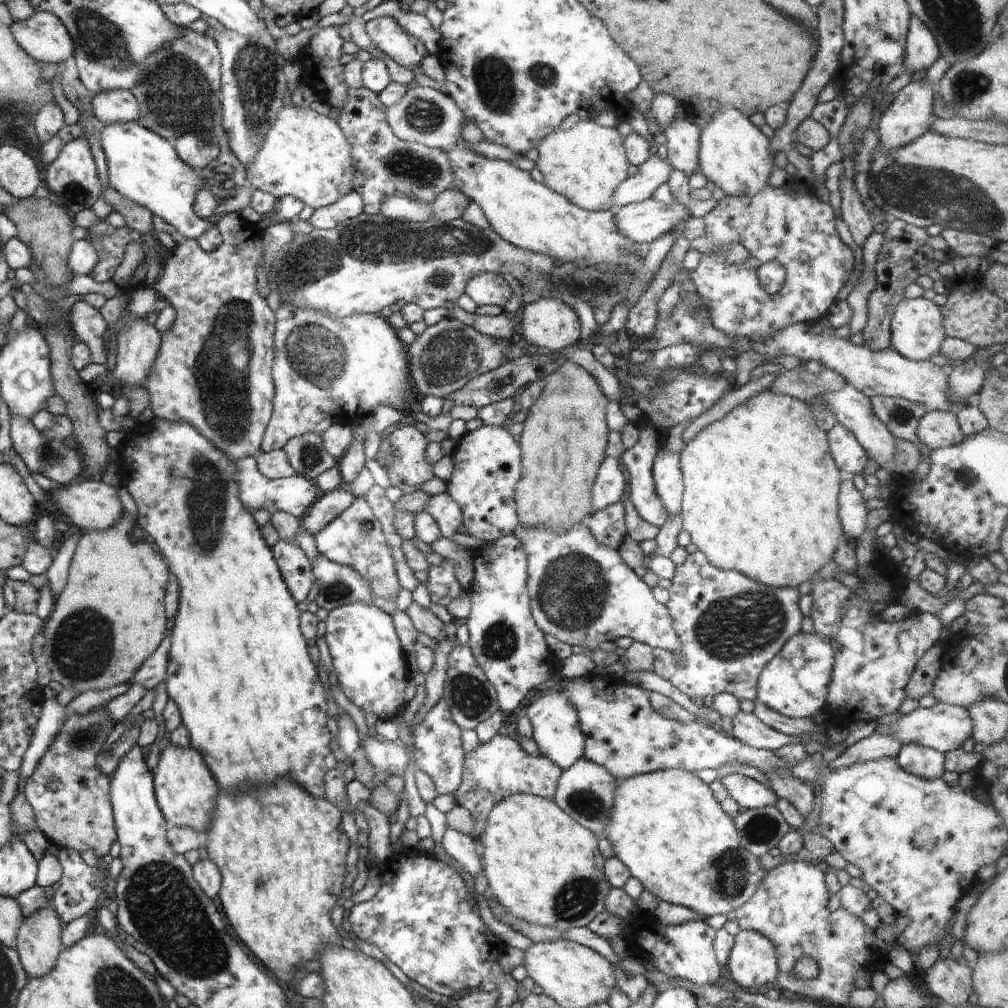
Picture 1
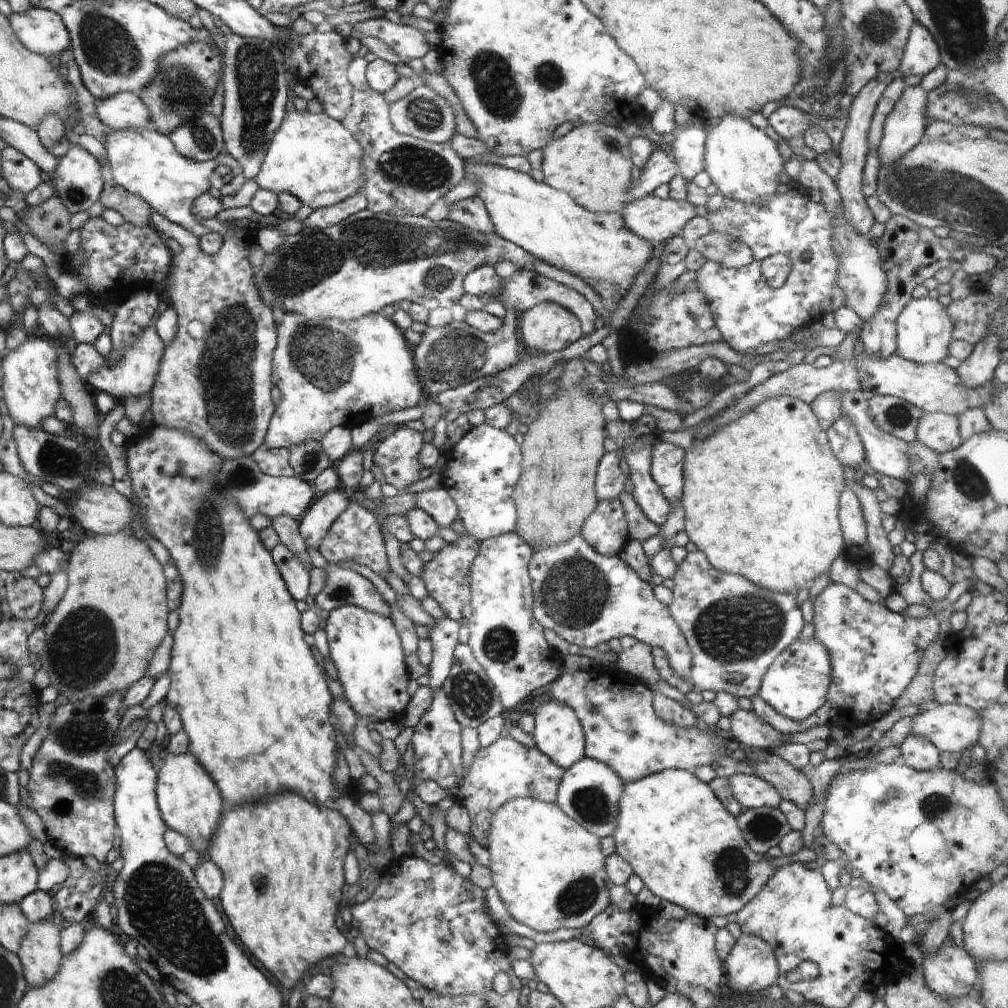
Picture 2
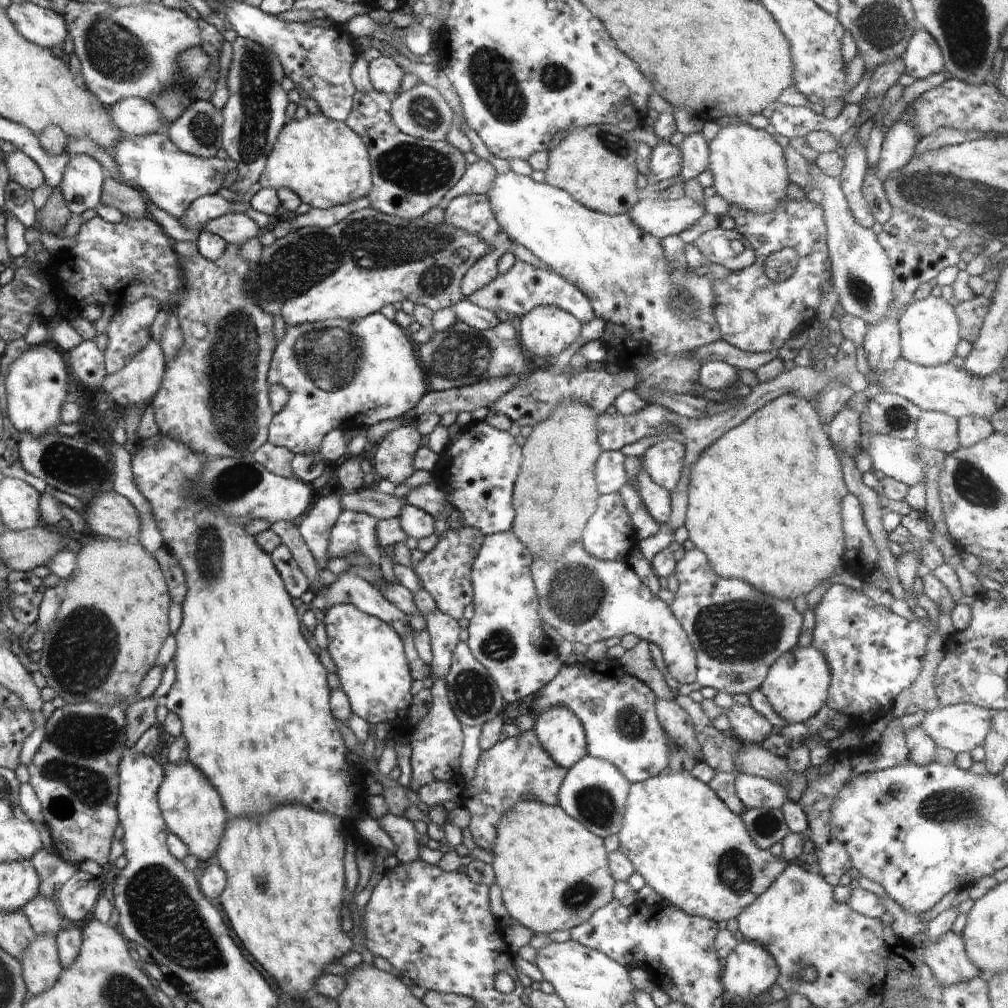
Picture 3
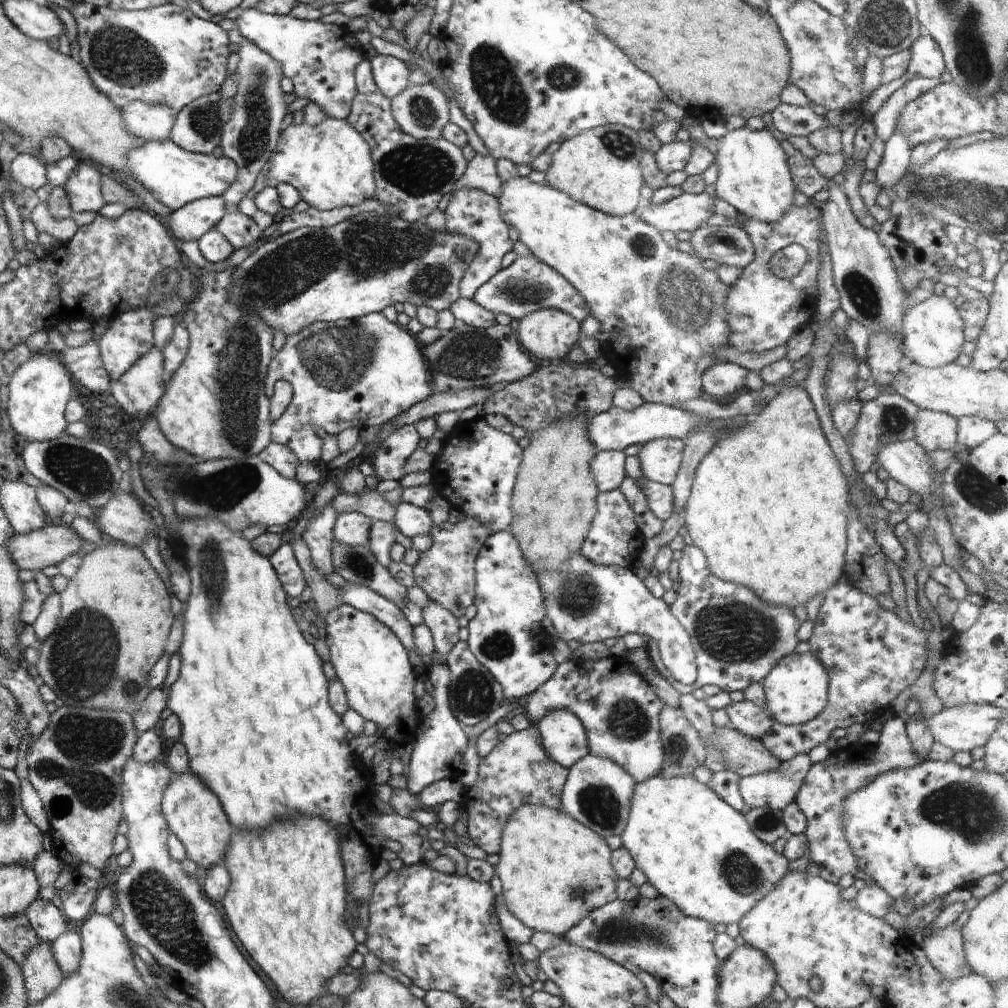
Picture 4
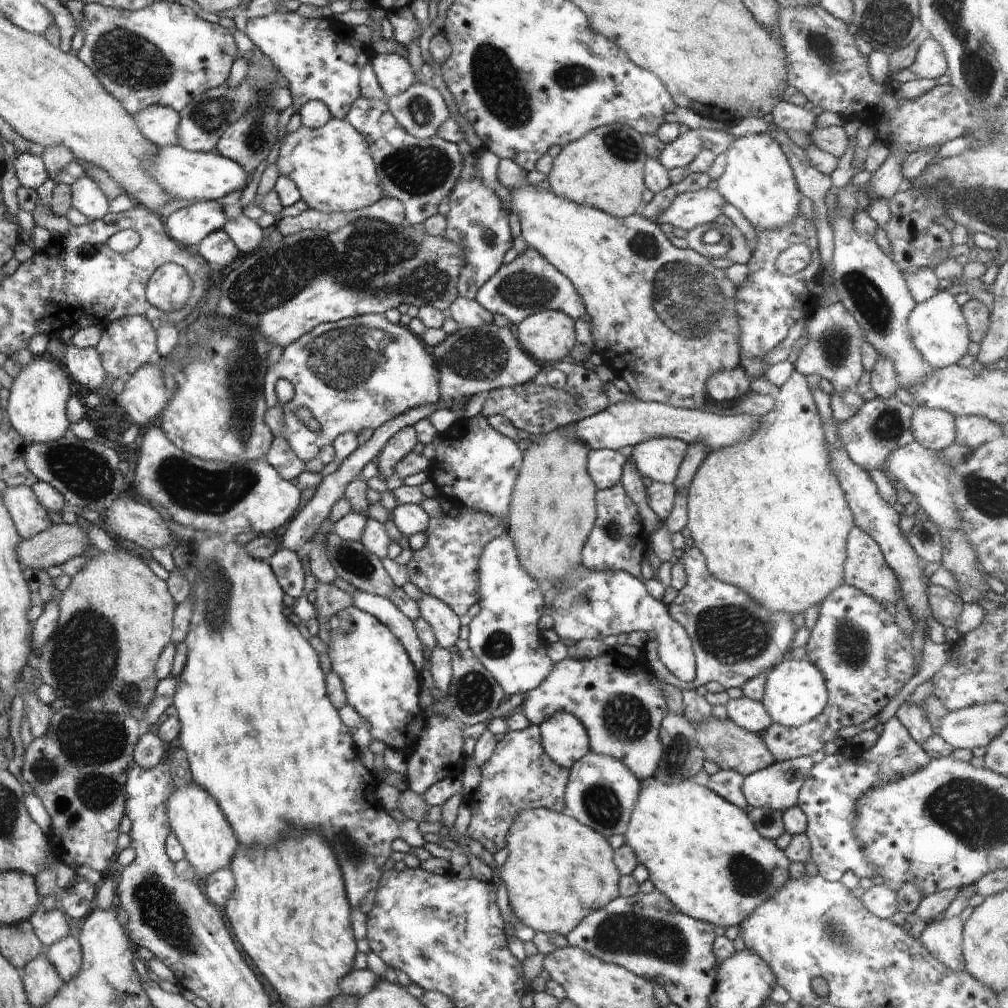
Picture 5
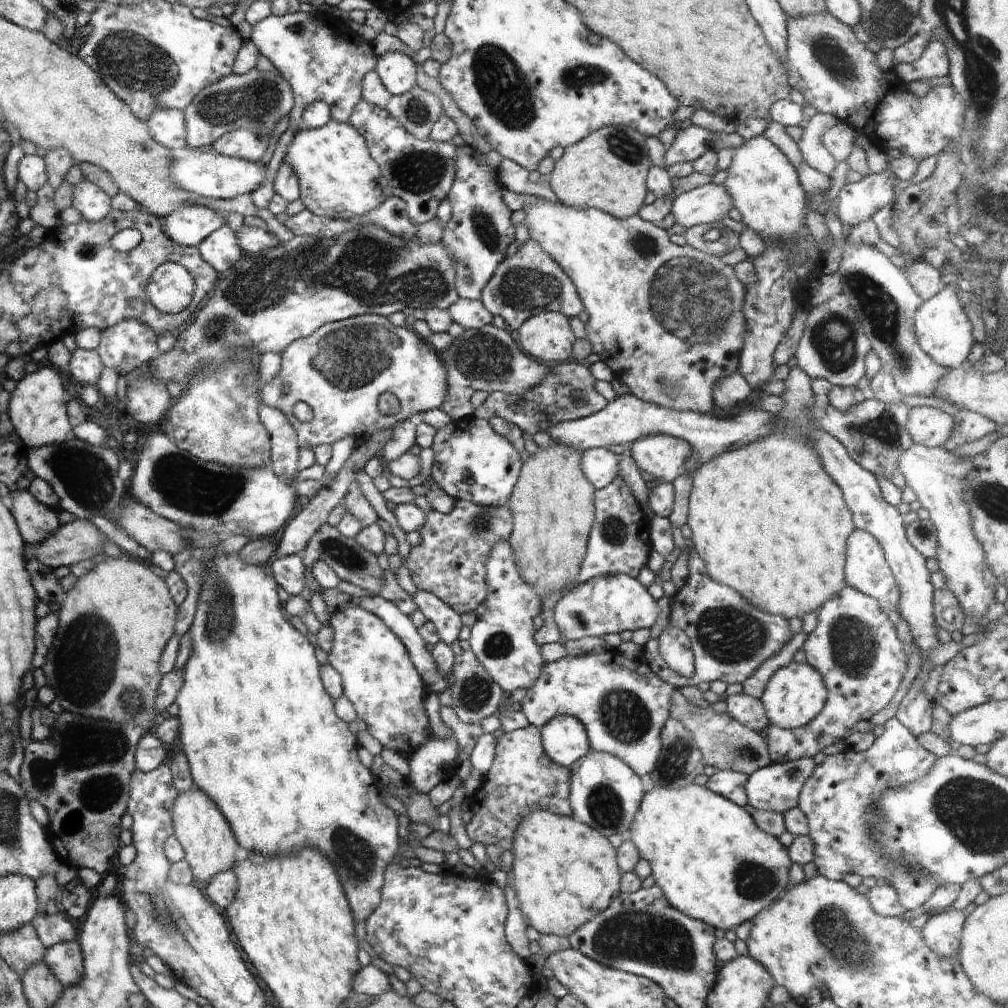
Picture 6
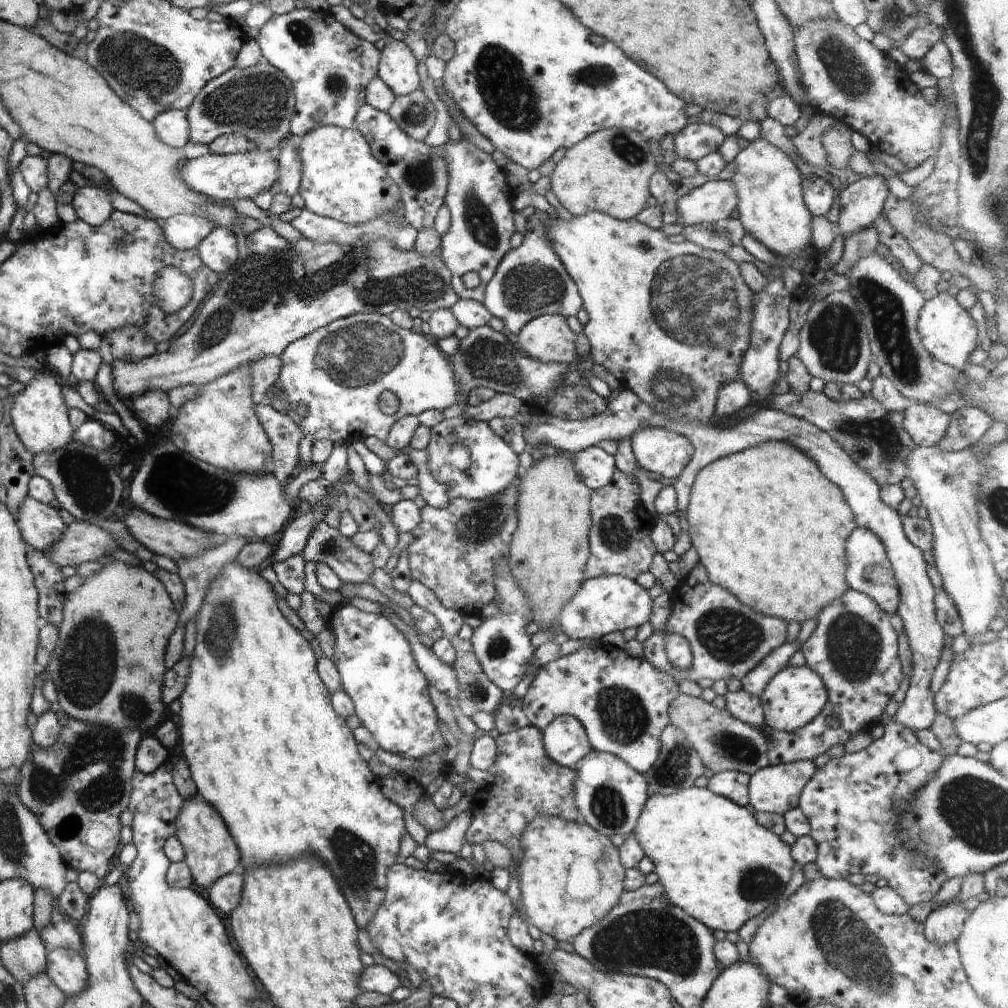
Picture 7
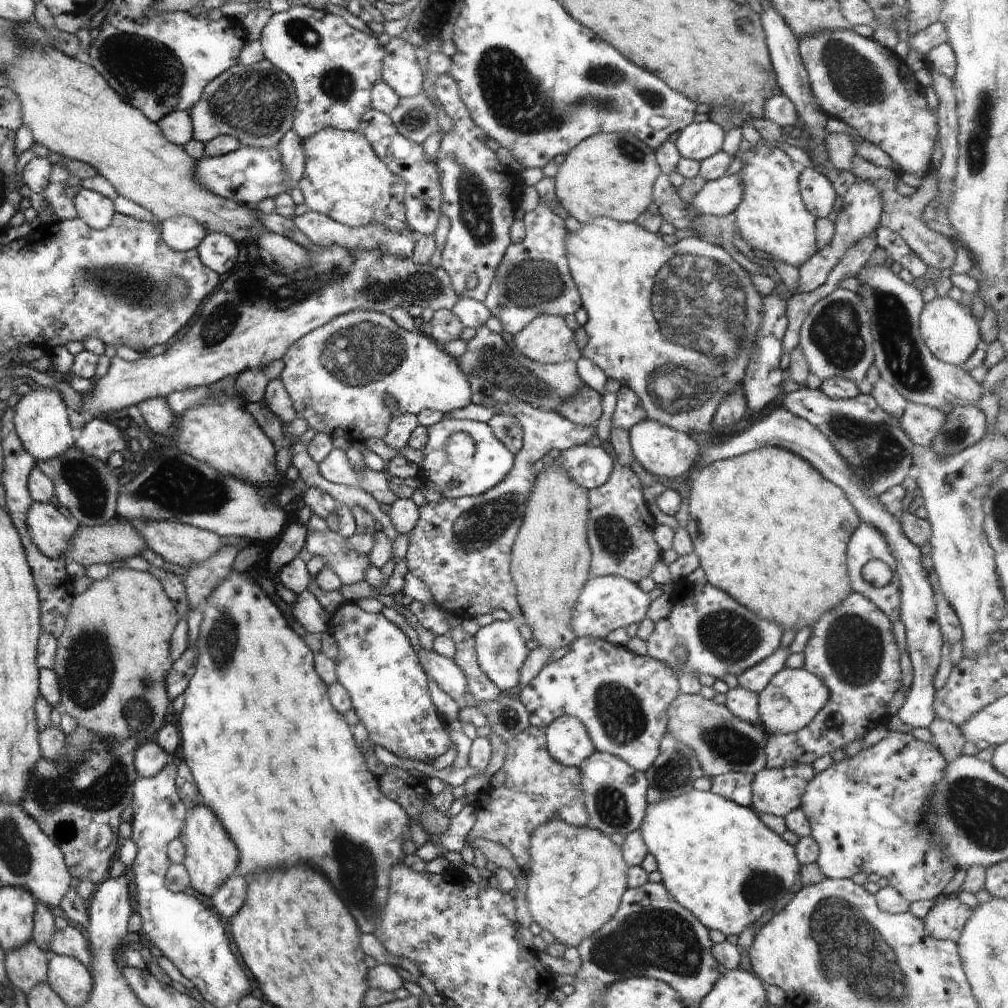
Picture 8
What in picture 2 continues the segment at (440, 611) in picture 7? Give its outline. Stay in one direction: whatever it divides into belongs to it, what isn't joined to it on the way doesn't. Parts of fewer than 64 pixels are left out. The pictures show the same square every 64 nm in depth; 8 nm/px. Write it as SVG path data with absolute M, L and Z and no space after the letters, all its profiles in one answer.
M450 617L435 619L429 630L429 639L433 650L432 660L426 672L430 679L433 694L437 688L443 686L448 678L453 663L455 648L459 645L458 630L460 623Z

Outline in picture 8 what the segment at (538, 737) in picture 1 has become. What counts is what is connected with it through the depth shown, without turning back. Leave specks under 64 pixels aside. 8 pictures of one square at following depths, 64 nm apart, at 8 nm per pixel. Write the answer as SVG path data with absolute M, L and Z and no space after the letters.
M562 715L545 729L545 741L550 756L567 767L579 767L594 754L595 748L587 728L576 717Z

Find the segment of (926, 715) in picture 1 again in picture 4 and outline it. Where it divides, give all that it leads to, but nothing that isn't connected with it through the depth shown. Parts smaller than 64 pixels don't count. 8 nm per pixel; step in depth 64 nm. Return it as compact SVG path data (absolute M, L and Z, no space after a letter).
M962 704L936 712L932 718L926 720L926 723L936 743L950 748L954 753L971 752L974 748L986 745L992 732L996 731L996 724L1003 714L1002 709L993 705Z

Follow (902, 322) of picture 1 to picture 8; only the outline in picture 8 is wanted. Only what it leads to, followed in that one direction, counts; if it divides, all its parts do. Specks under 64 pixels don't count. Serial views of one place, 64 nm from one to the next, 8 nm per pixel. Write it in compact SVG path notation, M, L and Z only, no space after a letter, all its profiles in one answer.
M949 296L932 297L925 303L919 316L919 327L926 346L937 359L961 368L970 355L982 345L979 321L972 313L966 312L962 304Z

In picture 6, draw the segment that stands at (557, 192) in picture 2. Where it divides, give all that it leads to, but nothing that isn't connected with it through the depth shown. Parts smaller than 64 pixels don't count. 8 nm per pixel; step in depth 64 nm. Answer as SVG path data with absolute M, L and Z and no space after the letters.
M540 198L536 204L525 207L524 210L526 215L523 222L529 230L529 236L536 239L539 246L552 255L555 262L576 285L583 308L589 314L588 322L585 324L585 338L592 345L591 352L598 354L600 360L613 370L614 378L624 382L630 388L630 392L644 402L654 403L673 411L690 411L703 415L716 413L713 386L719 378L730 376L737 371L746 332L746 319L742 309L747 288L734 275L734 266L726 265L720 257L699 251L688 244L680 246L672 243L666 229L642 220L638 215L619 219L594 207L580 210L567 207L560 202L554 204L543 198Z

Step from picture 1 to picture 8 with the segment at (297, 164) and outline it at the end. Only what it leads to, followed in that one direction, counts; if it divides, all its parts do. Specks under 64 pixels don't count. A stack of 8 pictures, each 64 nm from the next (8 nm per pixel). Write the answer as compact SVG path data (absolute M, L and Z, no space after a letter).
M325 128L305 139L303 145L305 146L306 162L298 187L301 189L305 203L311 211L329 216L332 220L349 227L382 225L395 233L403 233L409 228L405 219L404 181L388 170L388 167L376 156L372 145L362 133L357 130L343 131Z

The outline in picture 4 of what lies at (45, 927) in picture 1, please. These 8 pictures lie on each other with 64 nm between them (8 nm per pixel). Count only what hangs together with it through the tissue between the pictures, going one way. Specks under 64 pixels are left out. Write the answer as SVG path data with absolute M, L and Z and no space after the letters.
M44 941L36 944L27 960L22 962L26 980L27 997L30 1002L40 1003L47 999L66 978L55 958L53 943Z

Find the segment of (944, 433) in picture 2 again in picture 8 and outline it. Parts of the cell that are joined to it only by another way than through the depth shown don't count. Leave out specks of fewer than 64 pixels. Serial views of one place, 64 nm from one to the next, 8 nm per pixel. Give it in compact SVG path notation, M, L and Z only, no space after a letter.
M909 402L899 421L902 430L914 444L931 446L945 418L946 414L937 408Z

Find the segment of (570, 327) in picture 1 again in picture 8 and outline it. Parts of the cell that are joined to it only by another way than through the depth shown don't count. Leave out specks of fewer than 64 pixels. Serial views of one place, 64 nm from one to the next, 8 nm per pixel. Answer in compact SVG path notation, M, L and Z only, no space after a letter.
M537 316L514 335L514 342L526 358L543 365L566 361L575 363L581 357L574 332L564 317Z

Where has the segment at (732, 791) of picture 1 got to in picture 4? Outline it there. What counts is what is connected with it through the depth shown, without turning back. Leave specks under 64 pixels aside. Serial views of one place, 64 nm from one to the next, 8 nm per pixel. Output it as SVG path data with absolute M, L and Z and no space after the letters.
M796 754L792 762L782 761L780 768L772 772L740 777L740 796L750 809L769 807L783 812L790 802L795 802L796 794L811 766L808 754Z

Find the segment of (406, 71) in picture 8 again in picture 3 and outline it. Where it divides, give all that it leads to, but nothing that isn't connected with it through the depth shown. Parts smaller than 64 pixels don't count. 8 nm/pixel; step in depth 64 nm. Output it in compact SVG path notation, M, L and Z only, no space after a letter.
M381 55L369 63L368 76L373 89L390 97L396 96L404 74L402 68L390 57Z

